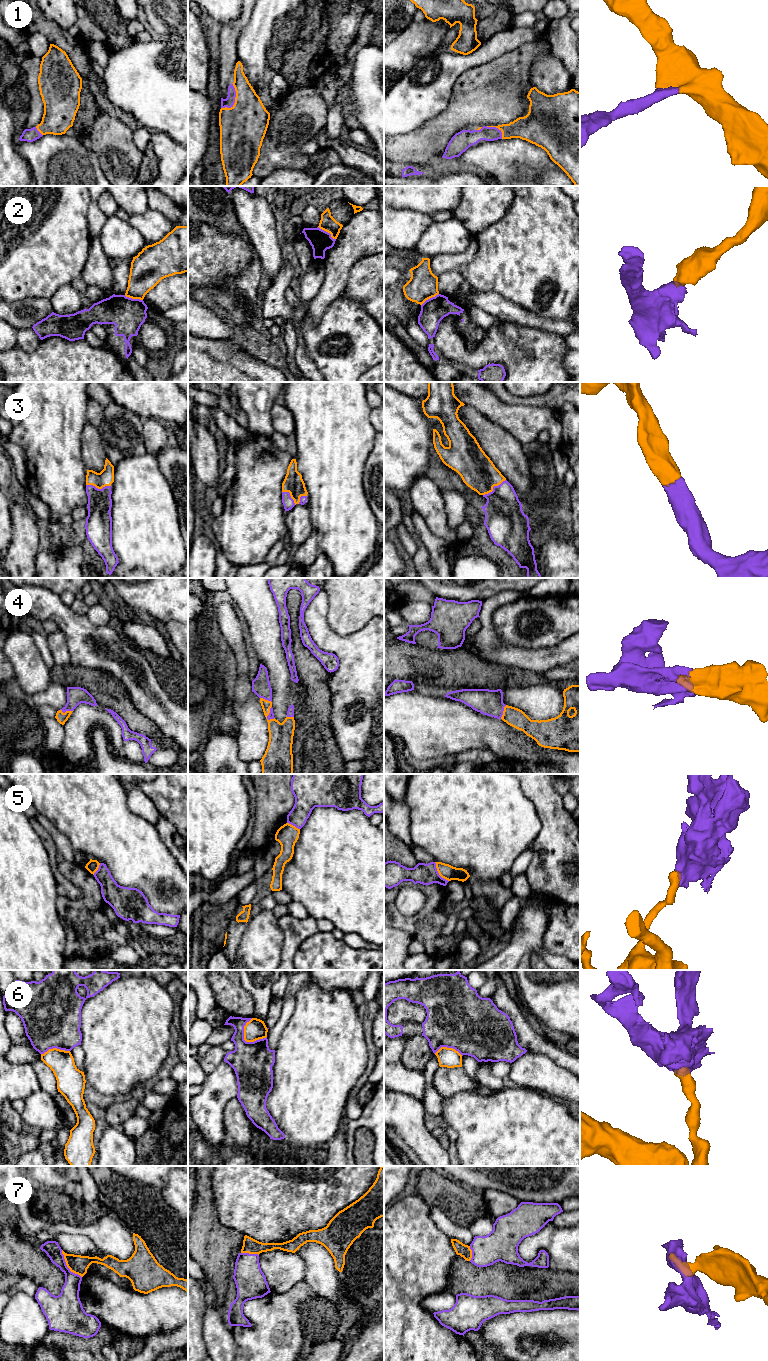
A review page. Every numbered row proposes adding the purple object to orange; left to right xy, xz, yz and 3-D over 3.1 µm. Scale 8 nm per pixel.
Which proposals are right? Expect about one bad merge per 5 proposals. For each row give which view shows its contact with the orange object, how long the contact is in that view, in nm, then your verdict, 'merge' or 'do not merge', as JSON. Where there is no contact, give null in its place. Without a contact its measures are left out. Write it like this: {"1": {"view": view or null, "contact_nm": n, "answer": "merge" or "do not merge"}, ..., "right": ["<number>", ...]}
{"1": {"view": "xz", "contact_nm": 220, "answer": "merge"}, "2": {"view": "xz", "contact_nm": 180, "answer": "do not merge"}, "3": {"view": "yz", "contact_nm": 220, "answer": "merge"}, "4": {"view": "xy", "contact_nm": 120, "answer": "merge"}, "5": {"view": "yz", "contact_nm": 200, "answer": "do not merge"}, "6": {"view": "xz", "contact_nm": 220, "answer": "do not merge"}, "7": {"view": "xy", "contact_nm": 280, "answer": "do not merge"}, "right": ["1", "3", "4"]}

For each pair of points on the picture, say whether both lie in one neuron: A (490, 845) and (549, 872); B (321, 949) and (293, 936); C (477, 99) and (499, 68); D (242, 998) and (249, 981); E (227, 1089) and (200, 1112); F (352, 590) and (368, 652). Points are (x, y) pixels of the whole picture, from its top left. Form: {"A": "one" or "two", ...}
{"A": "two", "B": "two", "C": "one", "D": "two", "E": "one", "F": "two"}

